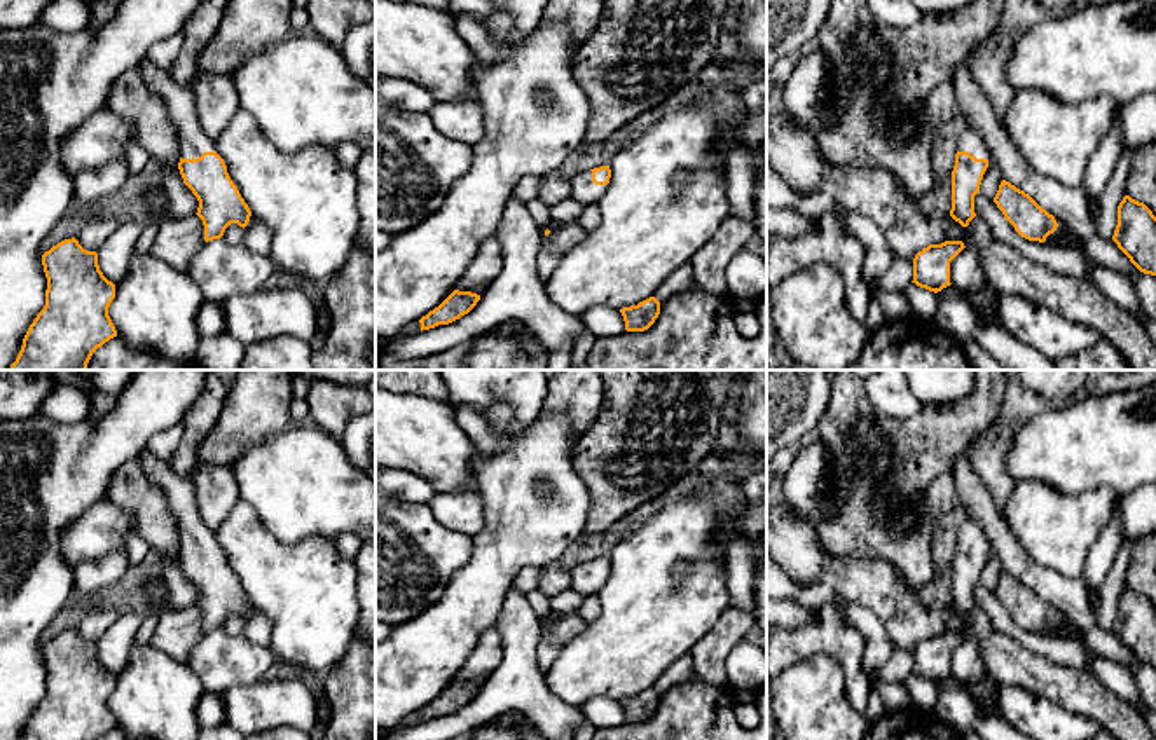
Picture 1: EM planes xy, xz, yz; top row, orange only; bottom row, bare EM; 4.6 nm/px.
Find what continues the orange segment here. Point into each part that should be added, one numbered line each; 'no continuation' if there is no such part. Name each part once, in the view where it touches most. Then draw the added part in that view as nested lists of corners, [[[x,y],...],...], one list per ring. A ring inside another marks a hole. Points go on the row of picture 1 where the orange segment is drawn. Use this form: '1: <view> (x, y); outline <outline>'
1: xy (178, 100); outline [[[145,58],[138,68],[145,86],[157,94],[169,113],[171,126],[178,136],[180,157],[197,159],[204,152],[217,152],[215,140],[201,127],[192,86],[176,82],[169,72],[157,68]]]

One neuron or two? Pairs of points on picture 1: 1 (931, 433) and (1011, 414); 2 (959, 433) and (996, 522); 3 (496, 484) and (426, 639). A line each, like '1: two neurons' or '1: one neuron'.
1: two neurons
2: two neurons
3: one neuron

